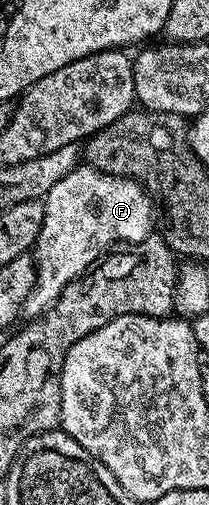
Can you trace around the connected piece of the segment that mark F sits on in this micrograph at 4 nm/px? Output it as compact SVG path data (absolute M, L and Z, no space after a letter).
M86 163L69 171L42 198L45 219L33 250L35 286L23 302L22 312L31 319L41 316L69 283L88 272L118 241L138 243L152 236L150 200L147 190L130 177L102 173Z

